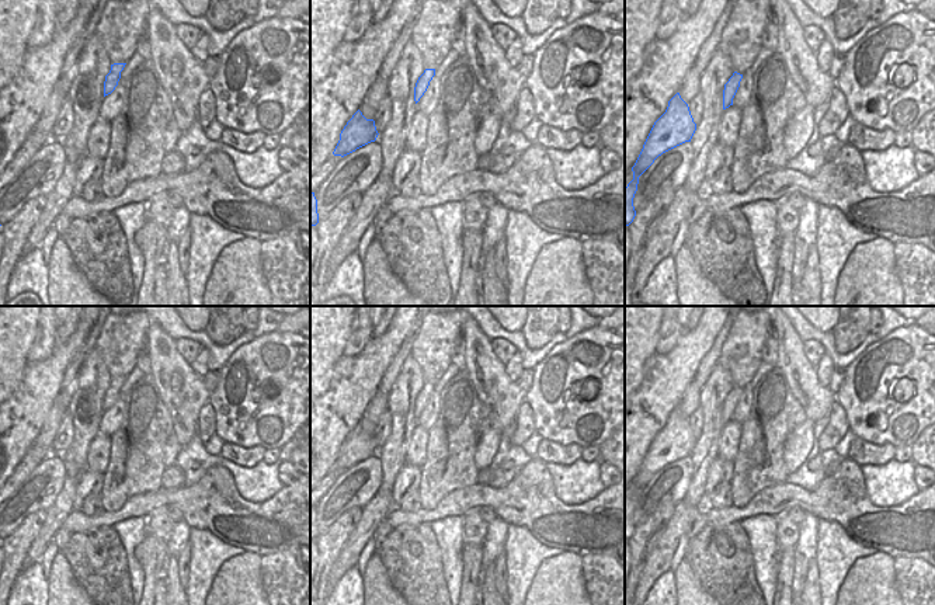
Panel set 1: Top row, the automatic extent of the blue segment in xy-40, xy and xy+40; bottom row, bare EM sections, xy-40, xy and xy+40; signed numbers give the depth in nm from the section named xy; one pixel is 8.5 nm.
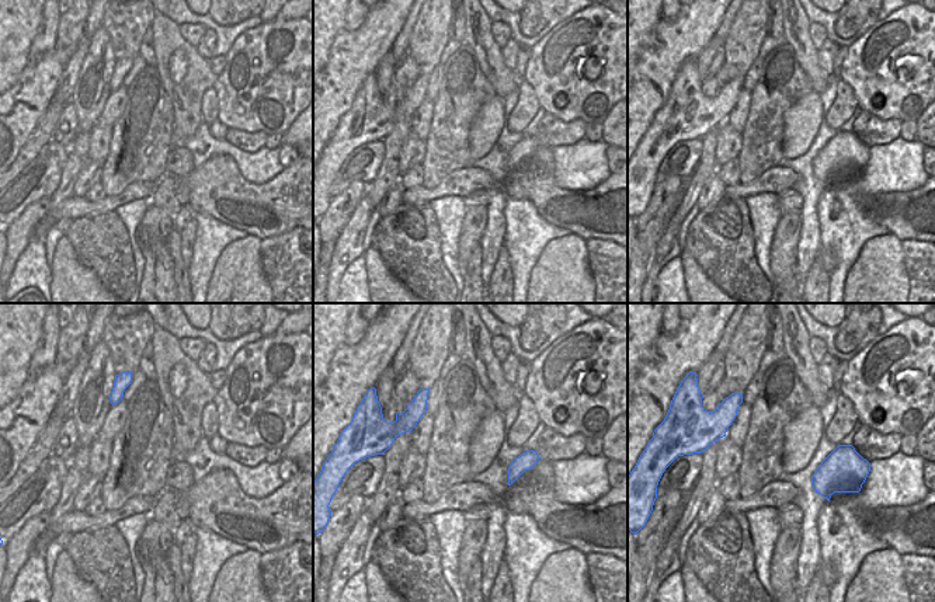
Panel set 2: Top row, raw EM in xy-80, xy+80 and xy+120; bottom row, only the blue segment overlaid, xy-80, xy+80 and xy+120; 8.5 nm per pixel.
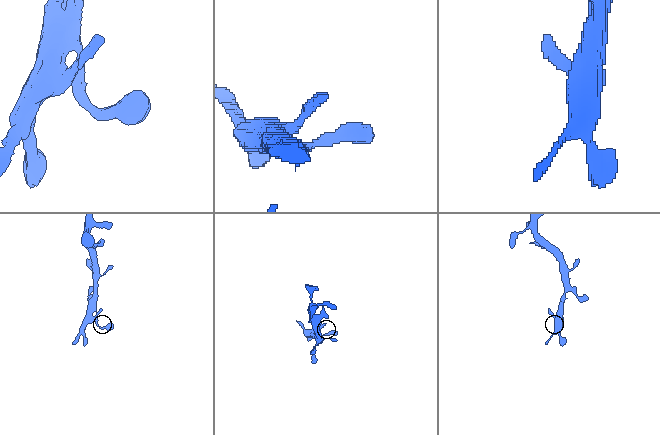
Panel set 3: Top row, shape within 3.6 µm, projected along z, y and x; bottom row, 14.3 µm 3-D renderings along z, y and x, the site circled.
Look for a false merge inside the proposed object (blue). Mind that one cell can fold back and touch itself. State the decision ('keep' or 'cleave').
keep

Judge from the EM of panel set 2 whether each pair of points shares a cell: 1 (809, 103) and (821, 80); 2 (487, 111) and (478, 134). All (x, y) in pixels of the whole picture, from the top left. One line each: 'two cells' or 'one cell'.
1: two cells
2: one cell

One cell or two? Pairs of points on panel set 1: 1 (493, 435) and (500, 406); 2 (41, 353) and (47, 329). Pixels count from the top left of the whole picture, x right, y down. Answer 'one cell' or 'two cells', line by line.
1: two cells
2: one cell

